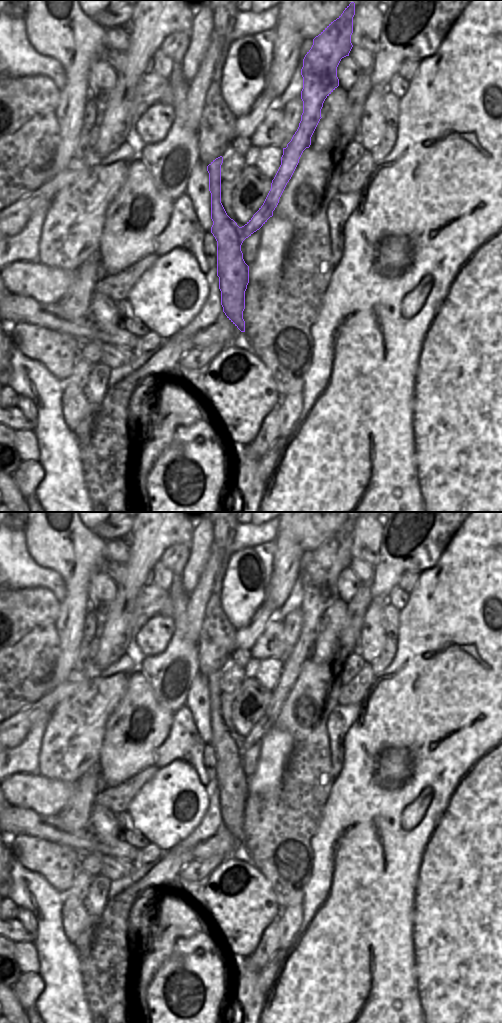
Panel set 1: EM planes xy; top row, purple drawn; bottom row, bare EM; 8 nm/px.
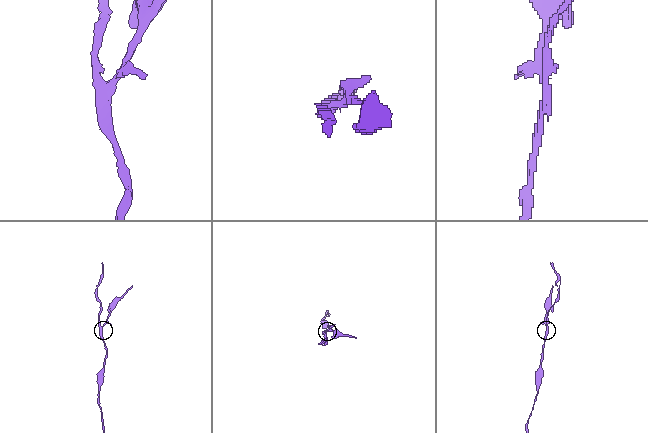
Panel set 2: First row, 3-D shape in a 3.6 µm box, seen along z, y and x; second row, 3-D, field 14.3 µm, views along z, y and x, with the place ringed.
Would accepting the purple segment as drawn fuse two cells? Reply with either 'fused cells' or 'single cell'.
fused cells

